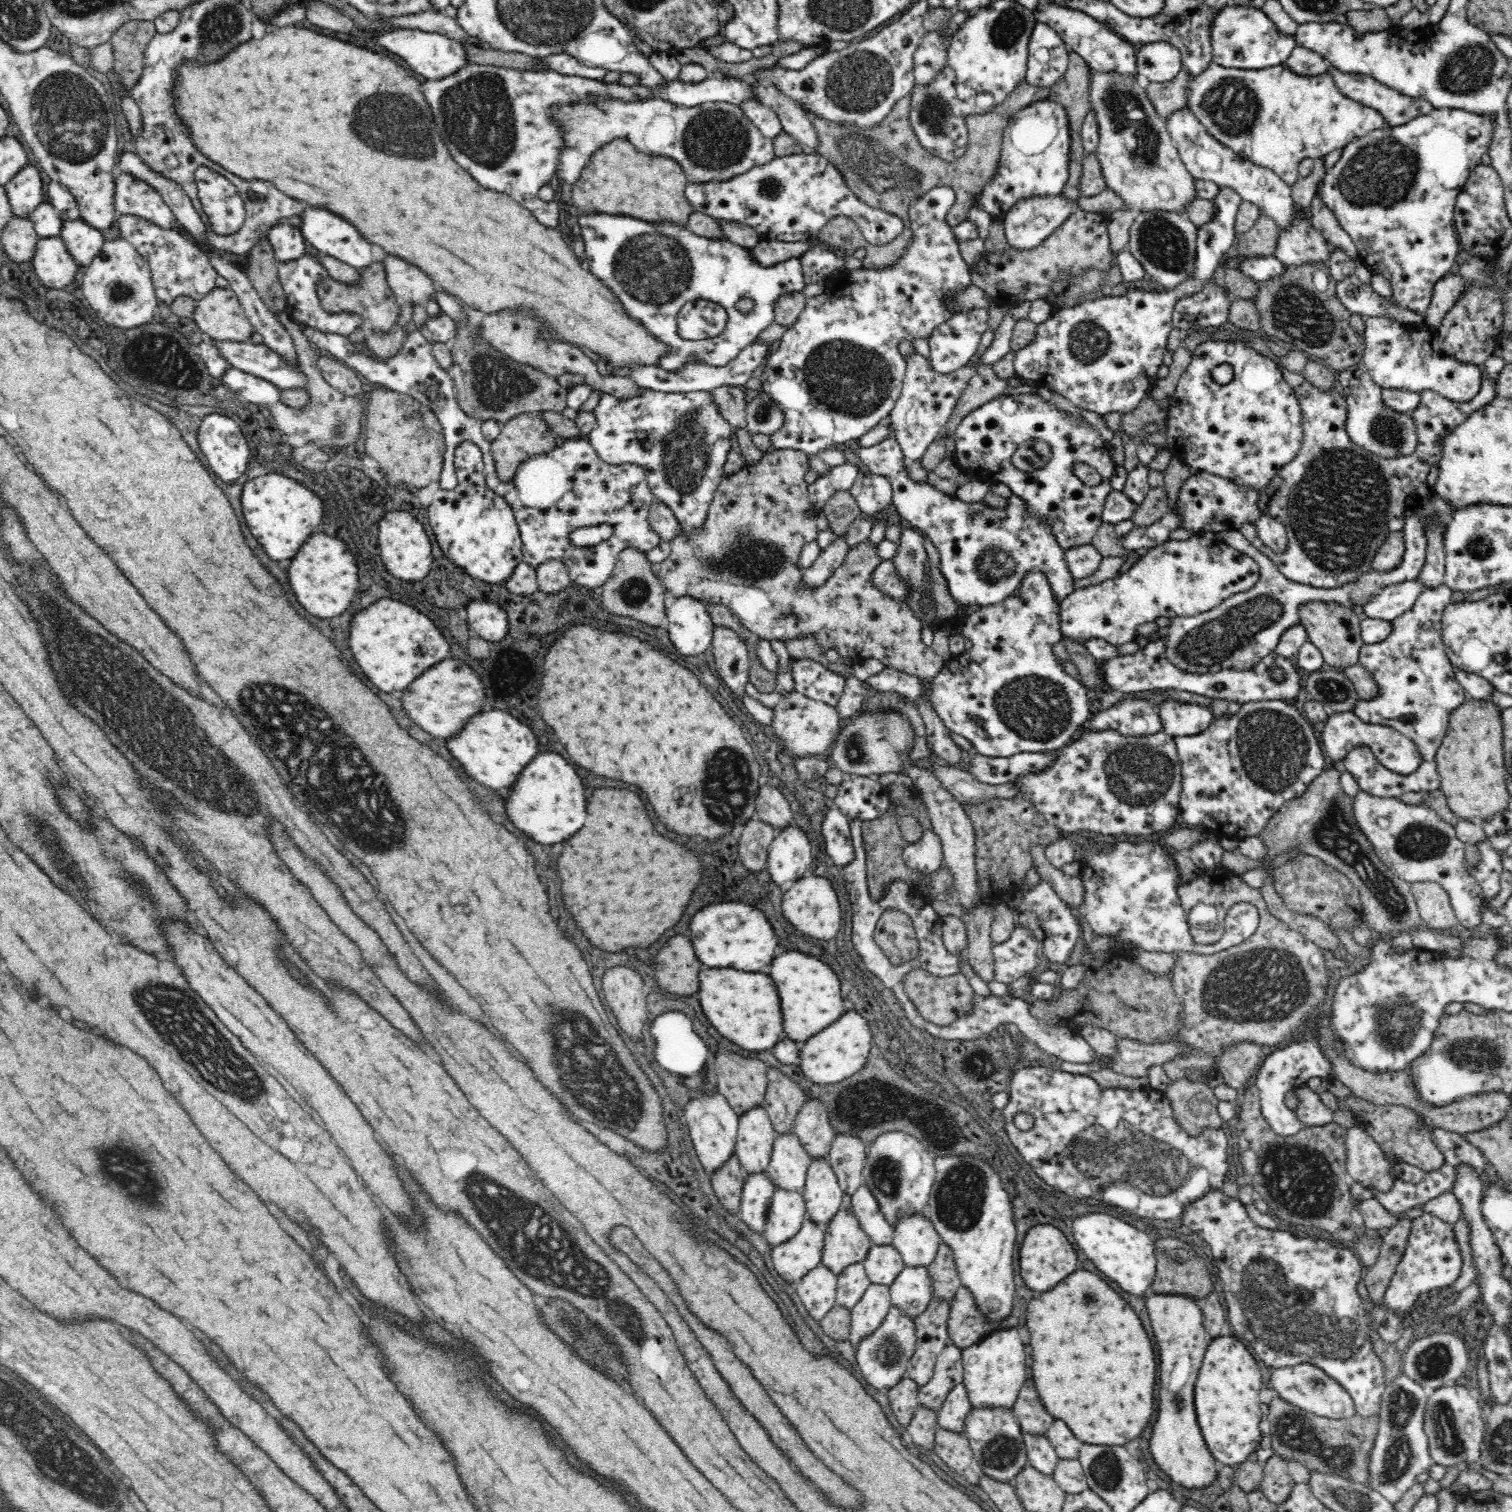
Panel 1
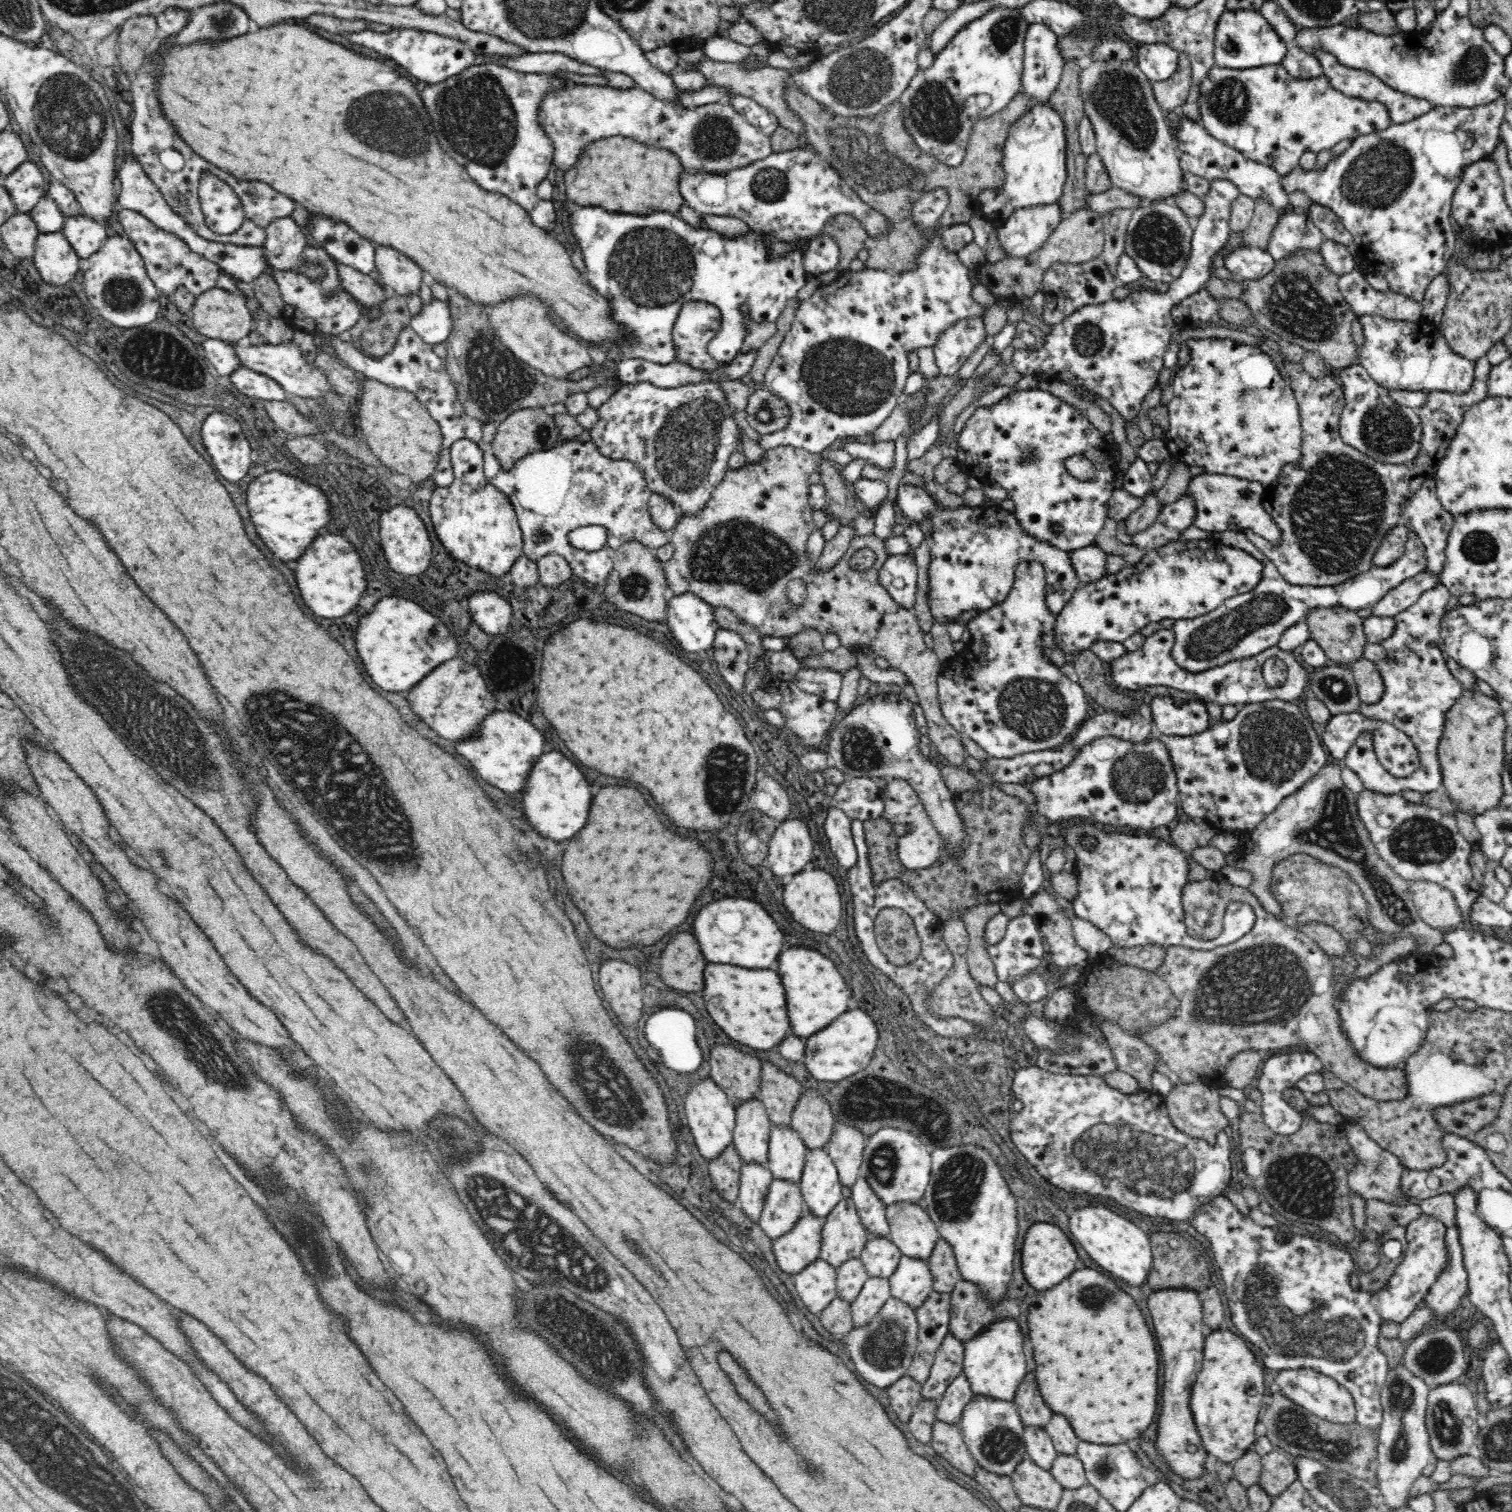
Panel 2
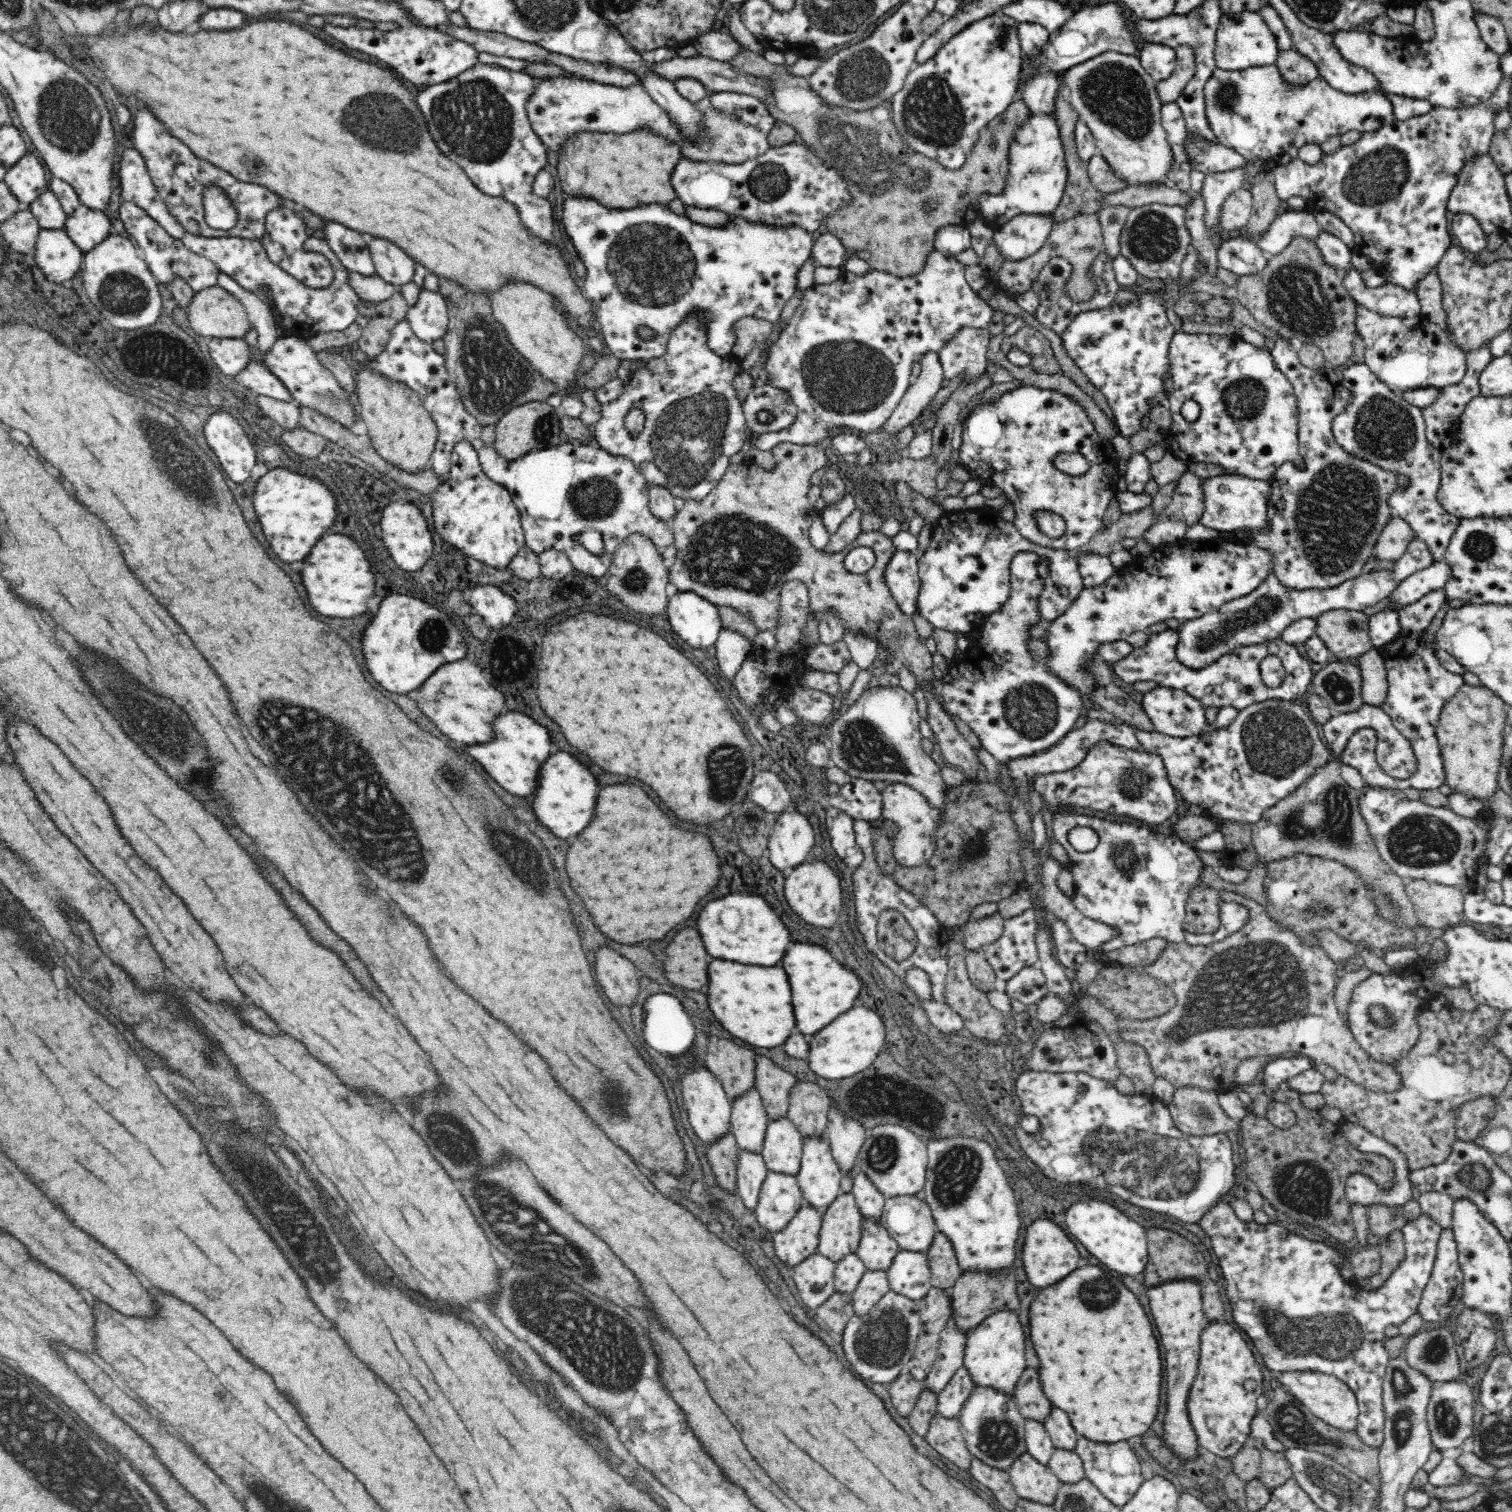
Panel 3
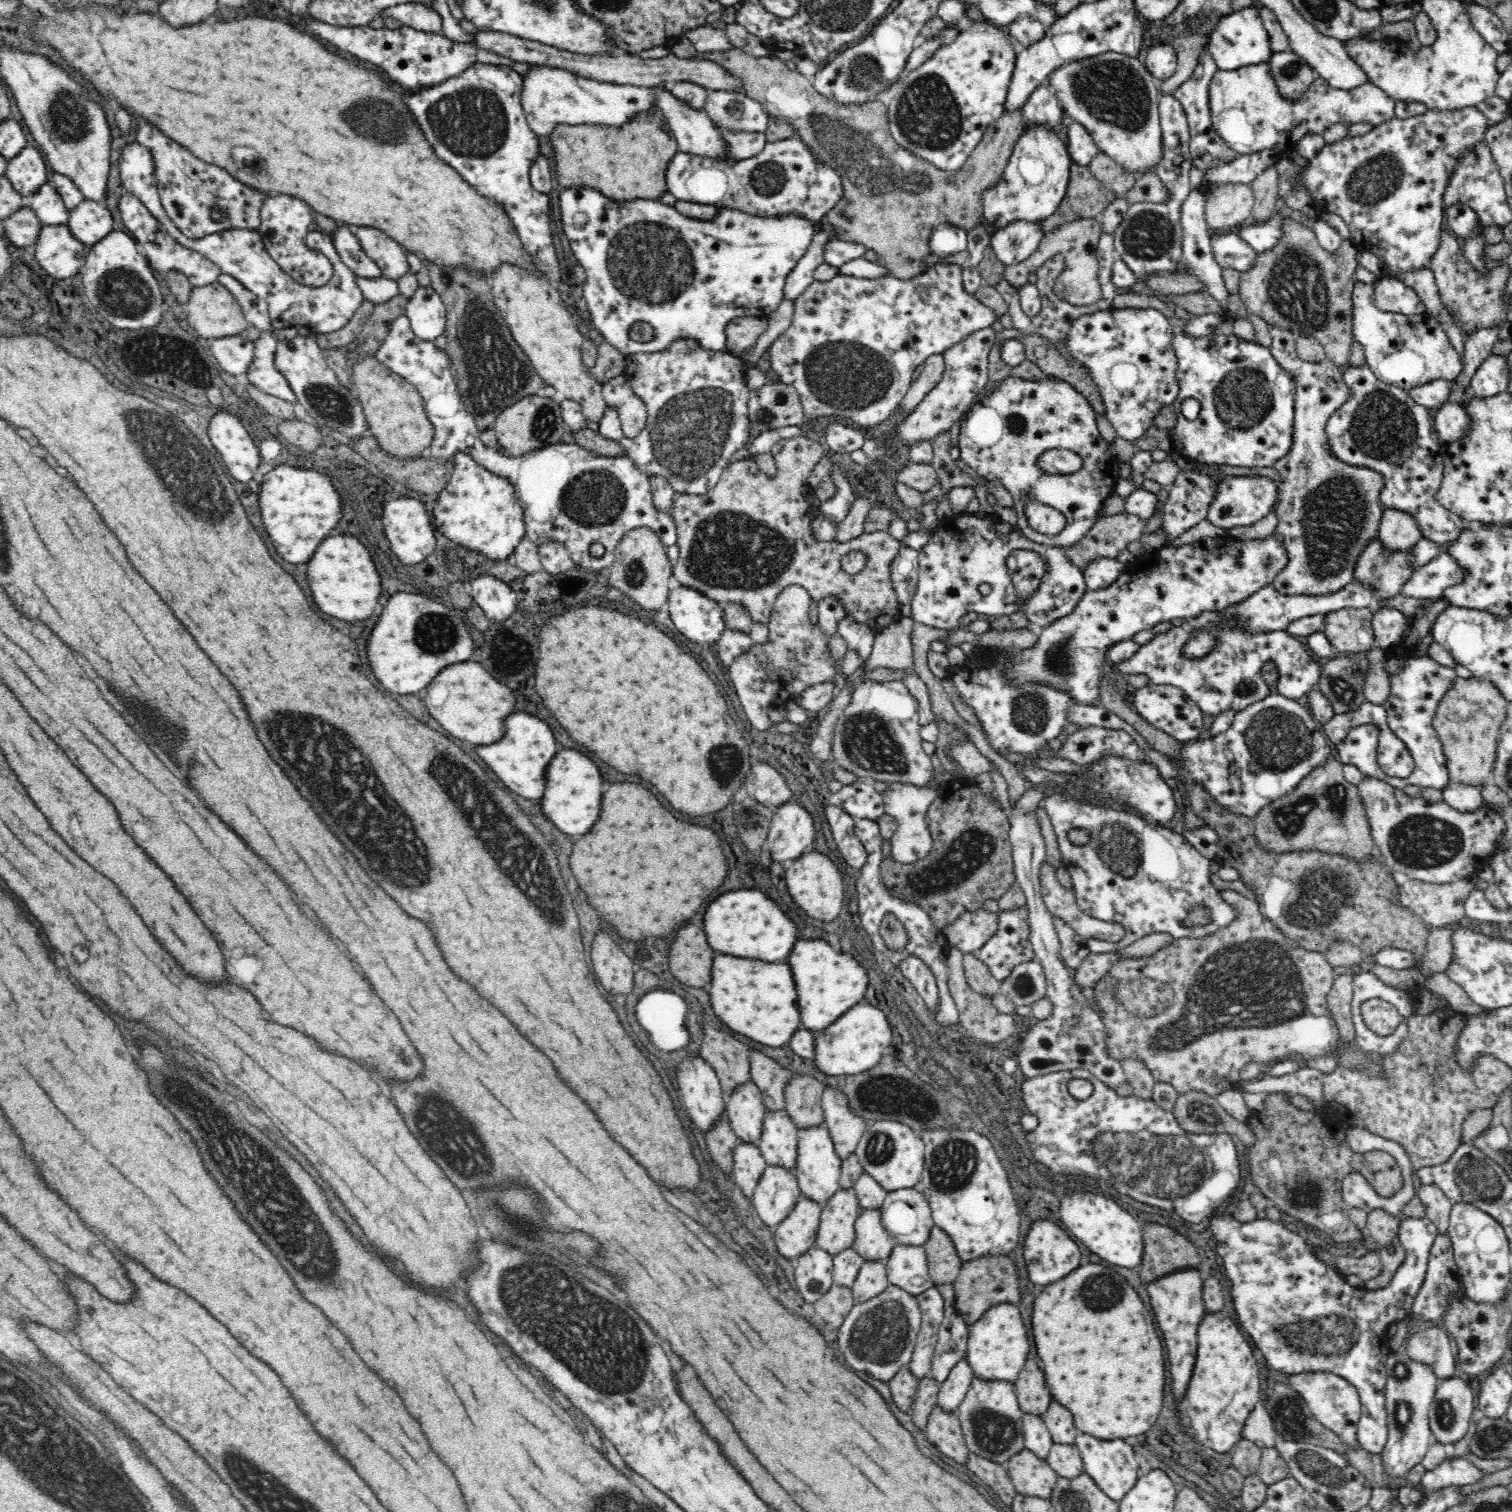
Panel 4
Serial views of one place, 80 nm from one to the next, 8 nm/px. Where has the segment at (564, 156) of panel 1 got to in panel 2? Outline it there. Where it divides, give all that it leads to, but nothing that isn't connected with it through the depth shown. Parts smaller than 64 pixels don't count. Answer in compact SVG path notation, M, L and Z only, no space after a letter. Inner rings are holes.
M574 85L569 89L550 93L544 97L544 102L540 104L539 121L554 145L553 164L563 173L573 169L573 166L583 155L583 150L590 143L611 136L632 138L646 147L668 149L668 151L676 153L683 169L688 173L706 173L706 175L725 175L732 169L744 168L746 165L762 160L773 153L770 137L765 135L756 125L750 124L729 103L704 104L692 109L660 100L653 93L646 92L636 86L629 89L617 89L610 85L603 87Z

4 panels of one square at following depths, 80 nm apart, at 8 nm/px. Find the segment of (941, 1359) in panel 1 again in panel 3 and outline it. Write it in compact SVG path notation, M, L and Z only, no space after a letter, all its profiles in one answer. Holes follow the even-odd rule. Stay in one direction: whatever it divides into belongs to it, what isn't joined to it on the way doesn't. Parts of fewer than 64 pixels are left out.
M950 1318L947 1323L940 1335L937 1359L923 1382L923 1389L934 1393L942 1392L954 1373L963 1366L967 1335L957 1328L954 1319Z

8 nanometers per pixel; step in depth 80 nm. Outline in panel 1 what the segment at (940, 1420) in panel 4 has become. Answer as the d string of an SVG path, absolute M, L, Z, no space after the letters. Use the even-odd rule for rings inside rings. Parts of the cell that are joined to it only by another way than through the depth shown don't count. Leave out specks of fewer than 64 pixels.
M938 1428L933 1451L956 1474L966 1479L973 1486L979 1486L983 1472L973 1455L969 1440L964 1434L960 1435Z

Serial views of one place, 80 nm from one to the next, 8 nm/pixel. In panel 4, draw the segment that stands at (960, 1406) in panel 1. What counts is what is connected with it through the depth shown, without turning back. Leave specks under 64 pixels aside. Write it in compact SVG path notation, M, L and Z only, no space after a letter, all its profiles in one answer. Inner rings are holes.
M962 1359L939 1386L937 1406L942 1407L946 1413L956 1413L960 1403L966 1398L973 1378L974 1373L968 1361Z

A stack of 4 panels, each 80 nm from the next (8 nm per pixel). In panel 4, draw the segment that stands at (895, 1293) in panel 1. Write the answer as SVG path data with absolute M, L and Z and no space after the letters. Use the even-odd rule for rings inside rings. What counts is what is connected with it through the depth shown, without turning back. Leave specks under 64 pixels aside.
M898 1244L886 1260L889 1285L896 1285L912 1296L924 1293L926 1288L914 1288L916 1281L930 1281L925 1247Z

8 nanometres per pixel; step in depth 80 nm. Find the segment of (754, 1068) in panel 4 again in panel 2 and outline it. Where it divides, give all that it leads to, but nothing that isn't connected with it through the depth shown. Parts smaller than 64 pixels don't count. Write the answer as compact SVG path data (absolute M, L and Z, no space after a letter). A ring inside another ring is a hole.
M761 1061L762 1078L758 1099L764 1103L774 1127L790 1126L794 1107L804 1092L798 1080L768 1061Z

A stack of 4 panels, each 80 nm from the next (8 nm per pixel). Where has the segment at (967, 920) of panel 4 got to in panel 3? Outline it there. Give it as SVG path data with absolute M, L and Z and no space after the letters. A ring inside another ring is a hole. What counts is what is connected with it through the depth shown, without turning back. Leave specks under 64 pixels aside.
M998 912L980 919L979 921L968 920L961 926L963 943L968 951L985 948L994 941L1002 938L1005 918Z

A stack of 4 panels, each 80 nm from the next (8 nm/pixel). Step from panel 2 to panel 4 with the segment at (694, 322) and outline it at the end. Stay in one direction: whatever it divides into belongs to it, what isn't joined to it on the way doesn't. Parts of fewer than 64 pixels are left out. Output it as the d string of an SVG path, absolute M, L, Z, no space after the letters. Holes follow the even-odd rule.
M680 338L662 352L628 355L625 362L622 376L629 380L636 397L646 405L646 426L636 438L628 438L621 429L617 408L607 406L597 422L598 433L622 445L625 455L633 460L640 472L648 478L664 477L677 493L703 495L711 491L733 455L747 448L754 435L748 418L749 389L744 385L747 371L744 360L732 352L706 350L695 339Z

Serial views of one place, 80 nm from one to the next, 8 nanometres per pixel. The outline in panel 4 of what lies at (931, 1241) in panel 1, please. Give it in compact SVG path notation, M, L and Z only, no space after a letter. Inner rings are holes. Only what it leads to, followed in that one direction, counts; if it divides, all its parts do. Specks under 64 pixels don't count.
M914 1188L887 1193L880 1211L884 1228L898 1244L924 1247L935 1227L929 1202Z

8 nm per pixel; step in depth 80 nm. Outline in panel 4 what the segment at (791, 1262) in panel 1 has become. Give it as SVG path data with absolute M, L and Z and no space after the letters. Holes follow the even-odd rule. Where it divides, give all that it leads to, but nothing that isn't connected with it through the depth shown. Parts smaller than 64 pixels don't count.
M804 1197L799 1199L799 1203L792 1209L792 1212L773 1230L773 1238L781 1256L795 1263L799 1256L815 1246L822 1209L821 1205L810 1199Z

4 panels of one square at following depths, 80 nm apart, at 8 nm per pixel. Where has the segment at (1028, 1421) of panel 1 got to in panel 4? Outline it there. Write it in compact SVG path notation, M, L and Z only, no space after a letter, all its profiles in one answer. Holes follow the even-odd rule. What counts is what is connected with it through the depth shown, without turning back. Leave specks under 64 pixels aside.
M1026 1362L1026 1368L1020 1372L1014 1383L1020 1410L1039 1417L1044 1415L1052 1398L1046 1390L1042 1370L1034 1362Z

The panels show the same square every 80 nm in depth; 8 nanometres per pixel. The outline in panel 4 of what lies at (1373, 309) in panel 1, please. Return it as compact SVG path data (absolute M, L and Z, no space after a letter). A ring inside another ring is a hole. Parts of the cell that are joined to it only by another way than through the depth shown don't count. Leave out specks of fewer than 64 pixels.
M1382 276L1372 290L1372 301L1381 312L1392 312L1403 316L1421 316L1425 307L1416 291L1404 282Z

